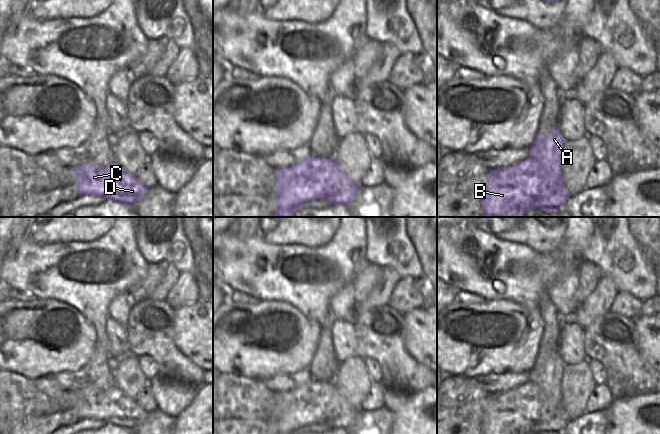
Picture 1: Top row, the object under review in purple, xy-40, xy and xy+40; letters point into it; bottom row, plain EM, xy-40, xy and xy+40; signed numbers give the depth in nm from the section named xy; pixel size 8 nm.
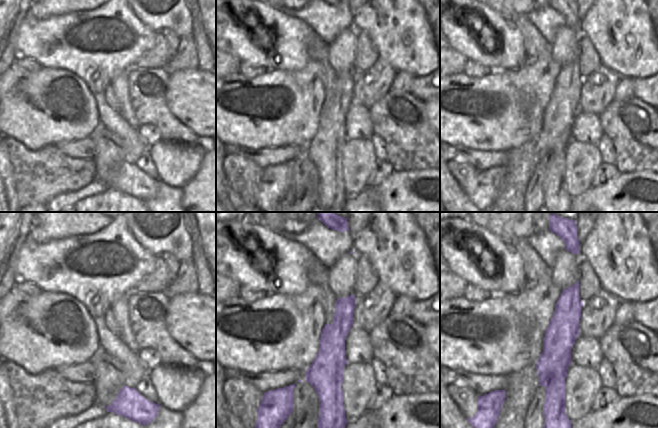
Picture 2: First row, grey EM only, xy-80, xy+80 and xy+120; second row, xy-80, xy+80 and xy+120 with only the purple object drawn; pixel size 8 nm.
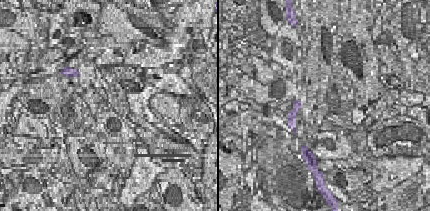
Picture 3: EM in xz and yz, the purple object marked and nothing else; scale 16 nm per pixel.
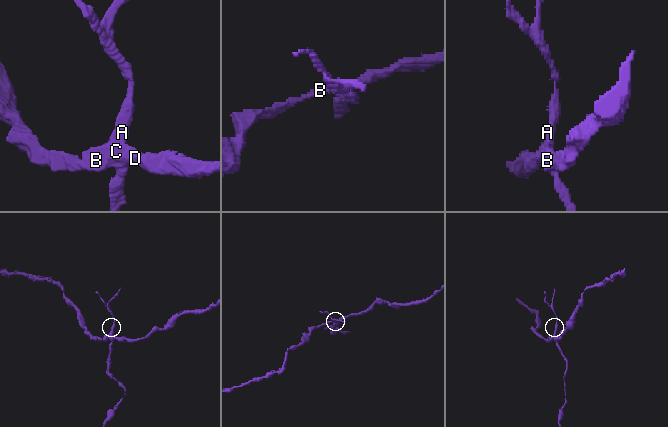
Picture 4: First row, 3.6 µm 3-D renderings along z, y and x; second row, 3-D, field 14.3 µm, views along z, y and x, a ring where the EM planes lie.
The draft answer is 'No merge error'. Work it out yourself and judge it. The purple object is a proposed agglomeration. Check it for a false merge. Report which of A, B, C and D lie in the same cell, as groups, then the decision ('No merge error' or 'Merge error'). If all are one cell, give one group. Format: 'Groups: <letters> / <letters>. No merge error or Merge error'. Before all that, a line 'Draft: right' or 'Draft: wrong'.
Draft: wrong
Groups: A / B C D. Merge error

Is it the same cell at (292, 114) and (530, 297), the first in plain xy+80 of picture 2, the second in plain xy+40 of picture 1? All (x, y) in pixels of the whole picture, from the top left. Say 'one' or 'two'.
two

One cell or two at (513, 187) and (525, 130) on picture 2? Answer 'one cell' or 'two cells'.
two cells

